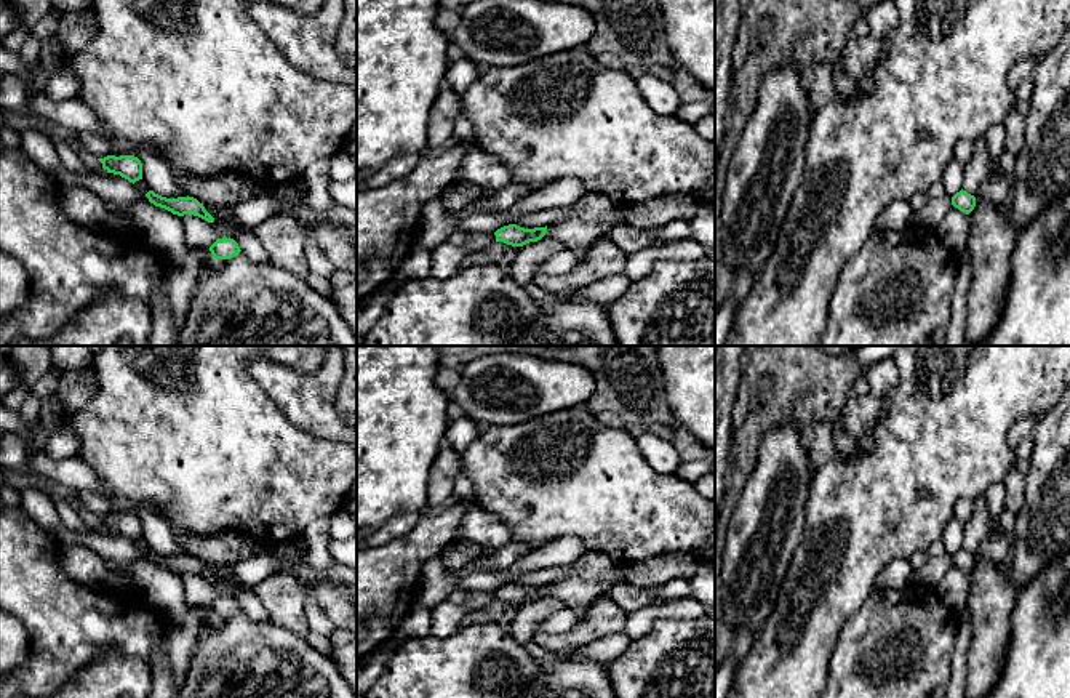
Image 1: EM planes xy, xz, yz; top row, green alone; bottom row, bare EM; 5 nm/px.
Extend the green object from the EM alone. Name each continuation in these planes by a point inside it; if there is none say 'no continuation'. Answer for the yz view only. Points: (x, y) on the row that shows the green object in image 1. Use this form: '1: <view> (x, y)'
no continuation

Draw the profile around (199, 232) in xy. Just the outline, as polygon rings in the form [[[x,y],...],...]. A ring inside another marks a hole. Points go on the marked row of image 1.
[[[194,215],[181,216],[182,232],[190,248],[211,247],[218,239],[232,239],[237,232],[234,224],[226,221],[205,221]]]

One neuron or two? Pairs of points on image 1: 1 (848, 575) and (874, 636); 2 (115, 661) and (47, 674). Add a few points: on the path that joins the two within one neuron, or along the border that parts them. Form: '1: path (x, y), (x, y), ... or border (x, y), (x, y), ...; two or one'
1: border (875, 586), (838, 634); two
2: border (119, 650), (103, 650), (66, 681); two

